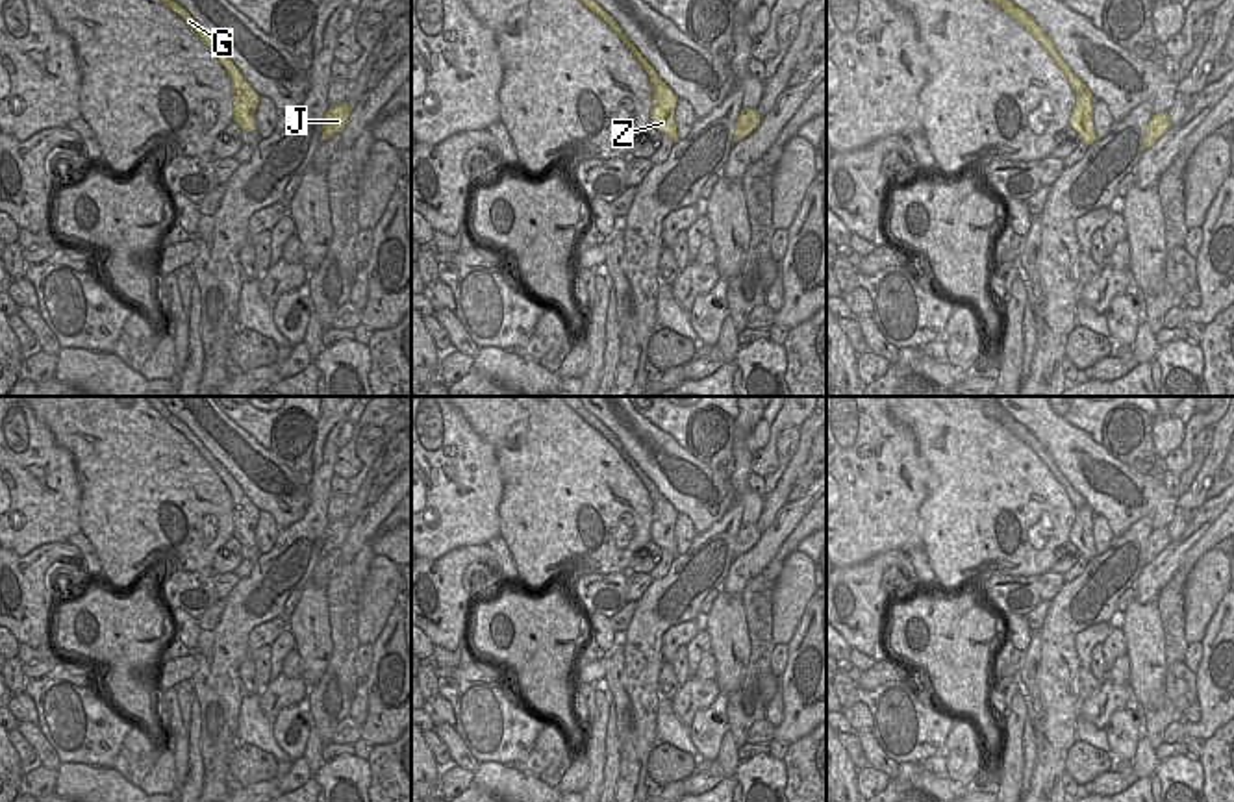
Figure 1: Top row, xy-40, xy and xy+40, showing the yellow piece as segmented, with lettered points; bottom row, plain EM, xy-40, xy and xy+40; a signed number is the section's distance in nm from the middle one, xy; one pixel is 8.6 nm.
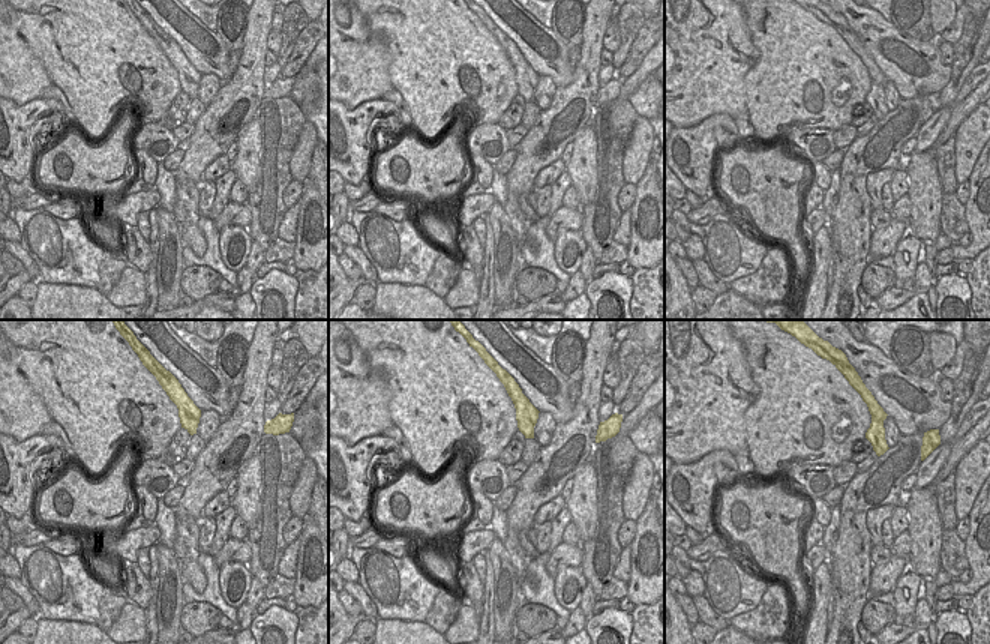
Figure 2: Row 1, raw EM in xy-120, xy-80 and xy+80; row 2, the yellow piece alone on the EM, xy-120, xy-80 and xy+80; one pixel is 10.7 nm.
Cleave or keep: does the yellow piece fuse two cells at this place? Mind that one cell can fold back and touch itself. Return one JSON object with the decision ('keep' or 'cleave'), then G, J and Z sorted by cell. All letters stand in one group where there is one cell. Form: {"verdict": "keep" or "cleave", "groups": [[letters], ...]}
{"verdict": "cleave", "groups": [["G", "J"], ["Z"]]}

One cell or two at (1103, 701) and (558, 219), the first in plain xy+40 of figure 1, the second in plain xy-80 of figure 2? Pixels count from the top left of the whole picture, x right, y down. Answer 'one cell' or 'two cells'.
one cell

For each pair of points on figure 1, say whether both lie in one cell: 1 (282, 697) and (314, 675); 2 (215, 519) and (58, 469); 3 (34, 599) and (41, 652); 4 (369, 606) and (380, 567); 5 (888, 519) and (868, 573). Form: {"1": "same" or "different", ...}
{"1": "different", "2": "different", "3": "different", "4": "same", "5": "different"}

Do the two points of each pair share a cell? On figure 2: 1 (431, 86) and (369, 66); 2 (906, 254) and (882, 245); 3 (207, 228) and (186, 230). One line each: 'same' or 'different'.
1: different
2: different
3: different

